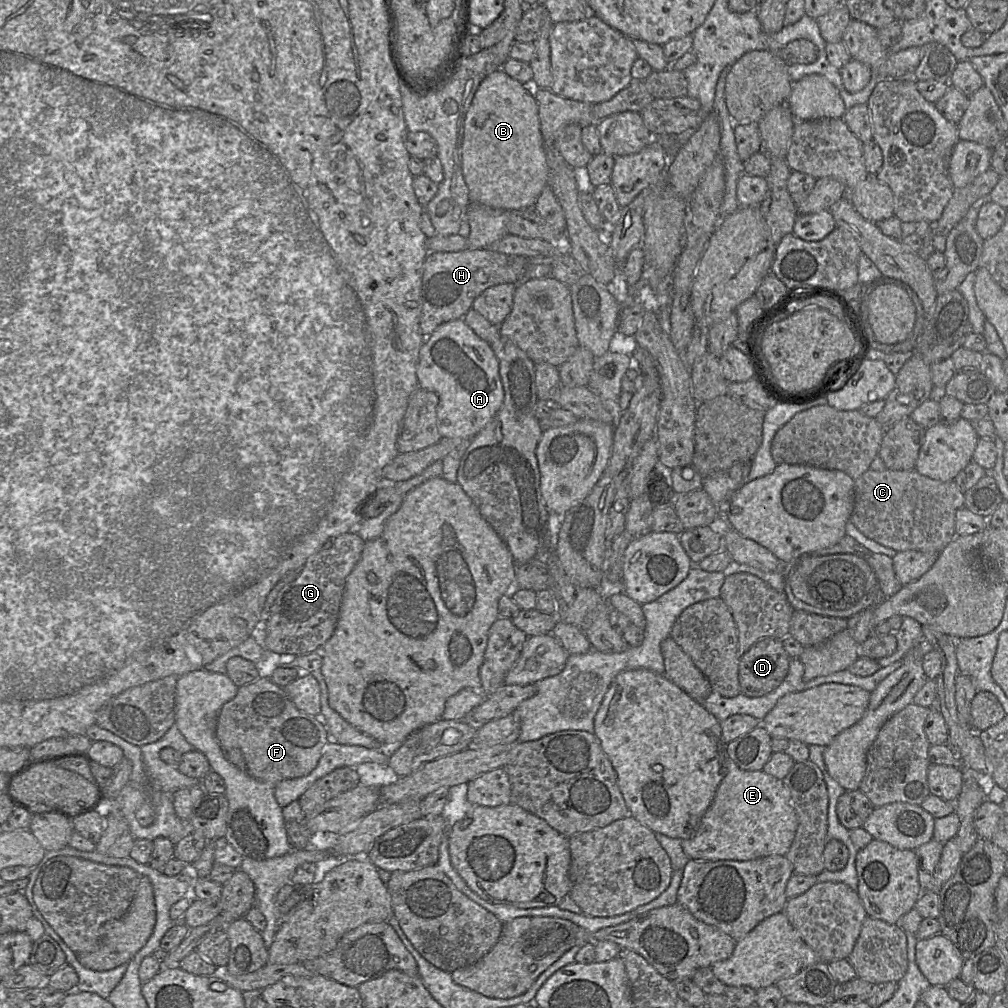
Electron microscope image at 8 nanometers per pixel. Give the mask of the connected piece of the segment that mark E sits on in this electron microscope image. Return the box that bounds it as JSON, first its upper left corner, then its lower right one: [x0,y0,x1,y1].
[681,756,797,861]

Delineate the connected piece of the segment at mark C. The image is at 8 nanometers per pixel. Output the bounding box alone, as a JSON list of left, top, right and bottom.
[850,469,964,553]

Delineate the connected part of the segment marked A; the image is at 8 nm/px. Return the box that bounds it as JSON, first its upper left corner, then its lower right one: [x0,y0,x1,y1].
[416,319,504,440]

